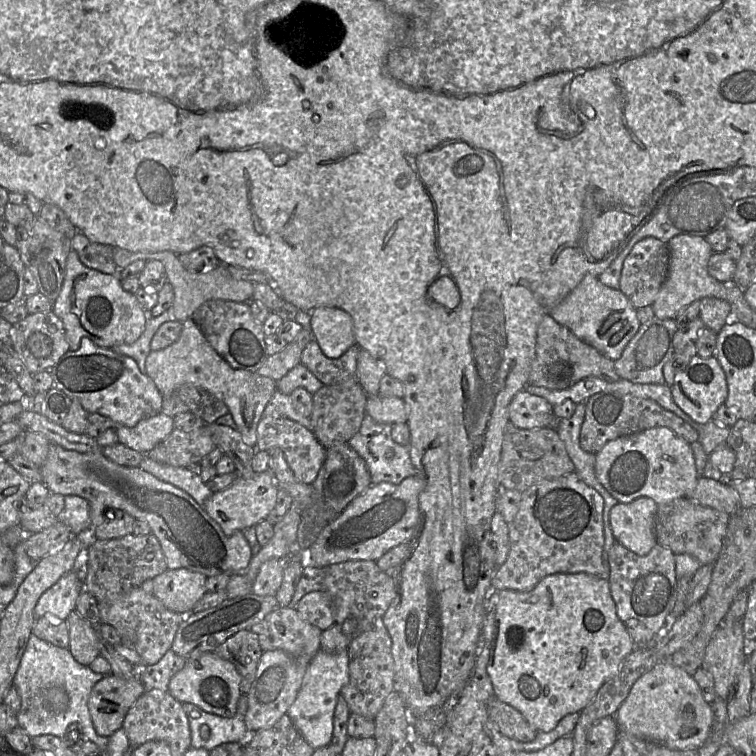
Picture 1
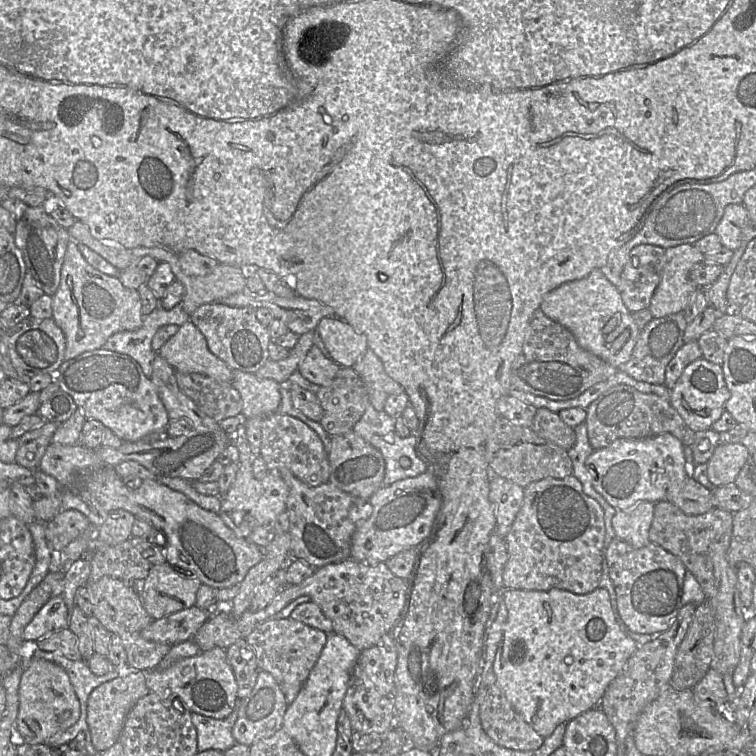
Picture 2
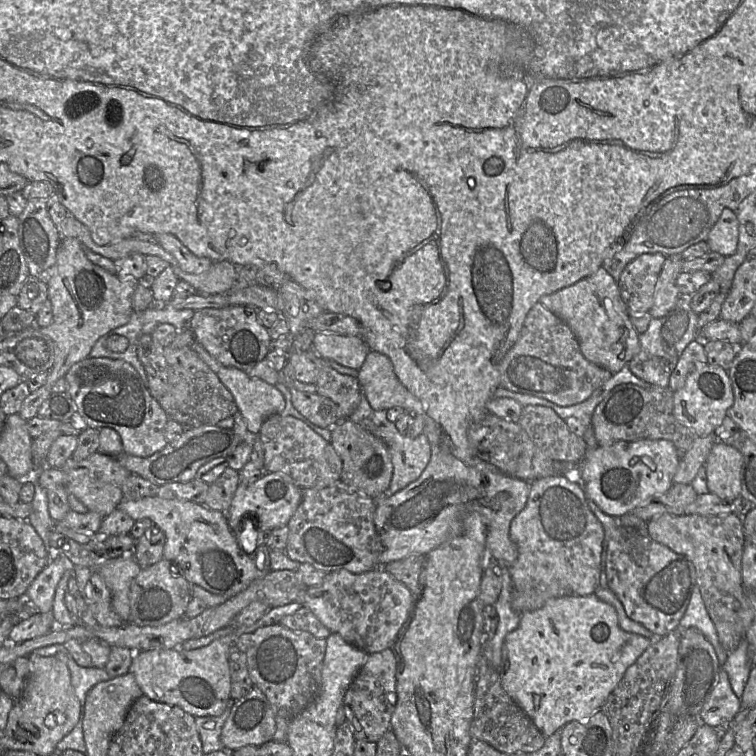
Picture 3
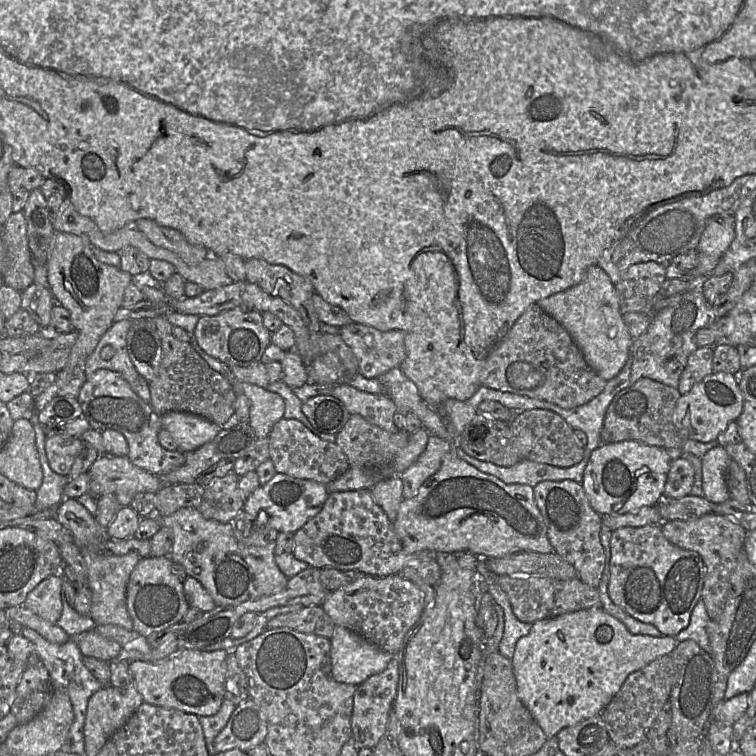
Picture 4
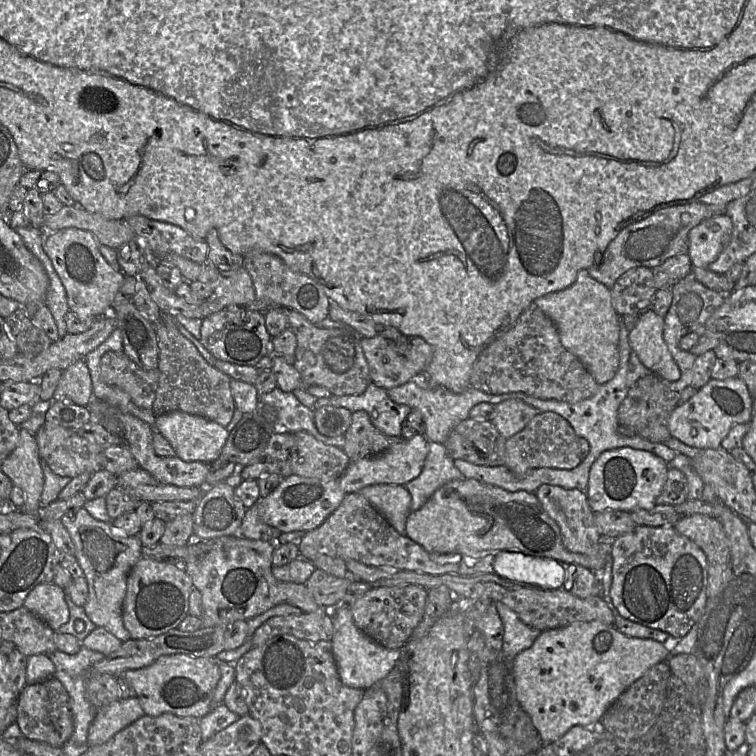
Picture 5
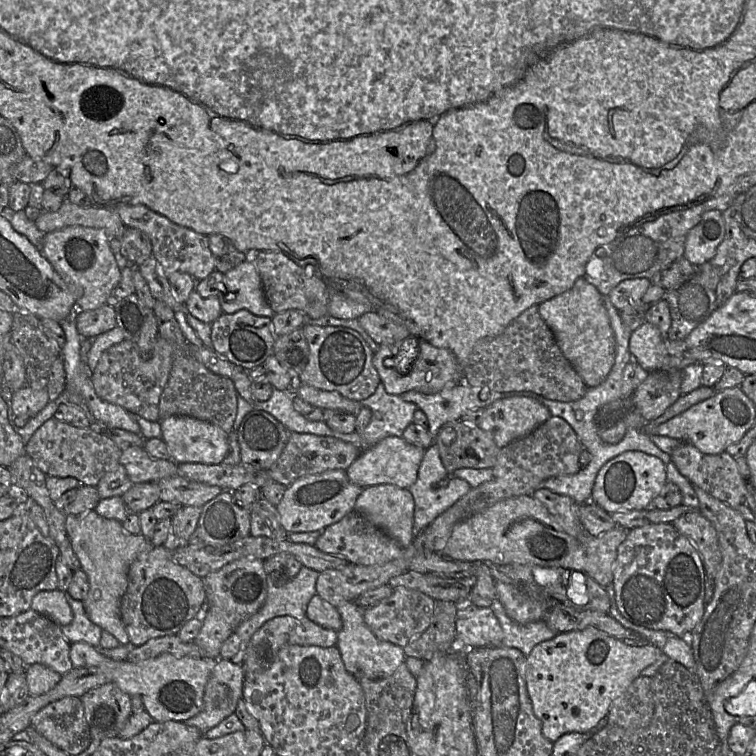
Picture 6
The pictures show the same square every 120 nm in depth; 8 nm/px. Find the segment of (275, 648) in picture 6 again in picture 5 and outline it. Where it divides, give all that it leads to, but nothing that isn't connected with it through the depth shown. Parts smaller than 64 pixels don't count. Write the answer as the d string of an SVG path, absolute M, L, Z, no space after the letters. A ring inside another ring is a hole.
M318 609L301 615L274 616L260 625L252 637L252 646L259 646L270 638L290 634L308 641L330 641L334 634L332 610Z

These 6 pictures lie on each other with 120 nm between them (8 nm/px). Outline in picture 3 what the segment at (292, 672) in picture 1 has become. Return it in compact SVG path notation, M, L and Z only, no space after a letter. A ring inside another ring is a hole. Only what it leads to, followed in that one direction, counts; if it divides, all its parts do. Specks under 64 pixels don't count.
M253 686L248 694L234 702L220 740L228 751L246 745L259 747L273 740L275 730L274 709L264 693Z

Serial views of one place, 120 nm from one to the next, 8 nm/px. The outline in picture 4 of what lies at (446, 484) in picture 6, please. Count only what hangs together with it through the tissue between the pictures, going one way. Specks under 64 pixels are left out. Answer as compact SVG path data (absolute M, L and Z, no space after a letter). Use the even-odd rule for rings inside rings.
M430 435L427 446L418 459L400 475L403 483L403 497L414 497L424 481L435 474L442 463L444 455L452 449L452 441Z

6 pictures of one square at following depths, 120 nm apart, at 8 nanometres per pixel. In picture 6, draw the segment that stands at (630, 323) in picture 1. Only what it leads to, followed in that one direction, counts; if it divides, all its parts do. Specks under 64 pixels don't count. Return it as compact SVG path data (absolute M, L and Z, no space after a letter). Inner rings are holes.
M580 278L568 291L540 303L538 309L561 352L586 386L596 387L603 382L614 364L616 341L599 290Z

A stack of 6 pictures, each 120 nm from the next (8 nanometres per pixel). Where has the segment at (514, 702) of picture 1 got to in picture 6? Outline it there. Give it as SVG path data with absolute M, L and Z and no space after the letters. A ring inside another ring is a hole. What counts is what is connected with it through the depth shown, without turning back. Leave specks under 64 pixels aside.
M596 628L559 633L550 640L537 644L525 664L527 693L535 716L542 722L545 738L555 743L570 732L586 733L607 717L612 703L636 680L641 672L663 654L653 645L631 645Z

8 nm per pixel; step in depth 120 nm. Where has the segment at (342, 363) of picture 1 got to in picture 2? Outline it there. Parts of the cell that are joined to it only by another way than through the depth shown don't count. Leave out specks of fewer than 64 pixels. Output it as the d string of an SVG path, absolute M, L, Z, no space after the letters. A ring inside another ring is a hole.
M313 345L298 364L297 370L308 381L322 386L331 382L339 368L340 366L337 363L326 358L322 352Z

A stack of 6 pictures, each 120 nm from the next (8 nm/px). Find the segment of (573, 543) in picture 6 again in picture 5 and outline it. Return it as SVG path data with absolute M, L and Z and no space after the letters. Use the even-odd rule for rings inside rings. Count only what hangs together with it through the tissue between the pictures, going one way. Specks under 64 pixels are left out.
M468 478L444 484L421 508L411 511L406 521L406 536L430 553L457 553L479 558L516 552L563 564L577 564L595 573L602 571L611 550L611 541L602 538L593 554L568 551L562 543L558 525L545 512L534 493L507 491Z

